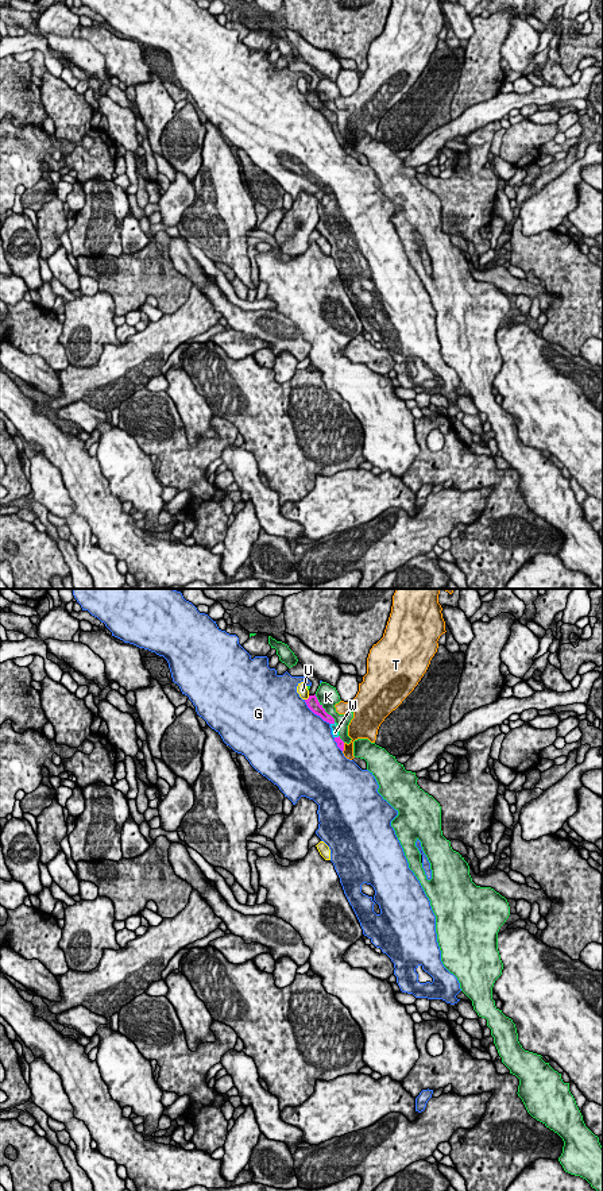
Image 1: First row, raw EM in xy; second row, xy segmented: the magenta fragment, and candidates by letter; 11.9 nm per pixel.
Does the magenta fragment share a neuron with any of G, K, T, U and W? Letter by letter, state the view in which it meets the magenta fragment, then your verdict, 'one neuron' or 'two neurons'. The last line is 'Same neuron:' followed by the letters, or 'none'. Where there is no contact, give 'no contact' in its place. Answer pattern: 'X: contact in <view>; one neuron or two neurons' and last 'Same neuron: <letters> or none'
G: contact in xy; two neurons
K: contact in xy; two neurons
T: contact in xy; two neurons
U: contact in xy; two neurons
W: contact in xy; one neuron
Same neuron: W

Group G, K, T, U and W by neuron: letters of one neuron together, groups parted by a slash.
G / K / T / U / W

